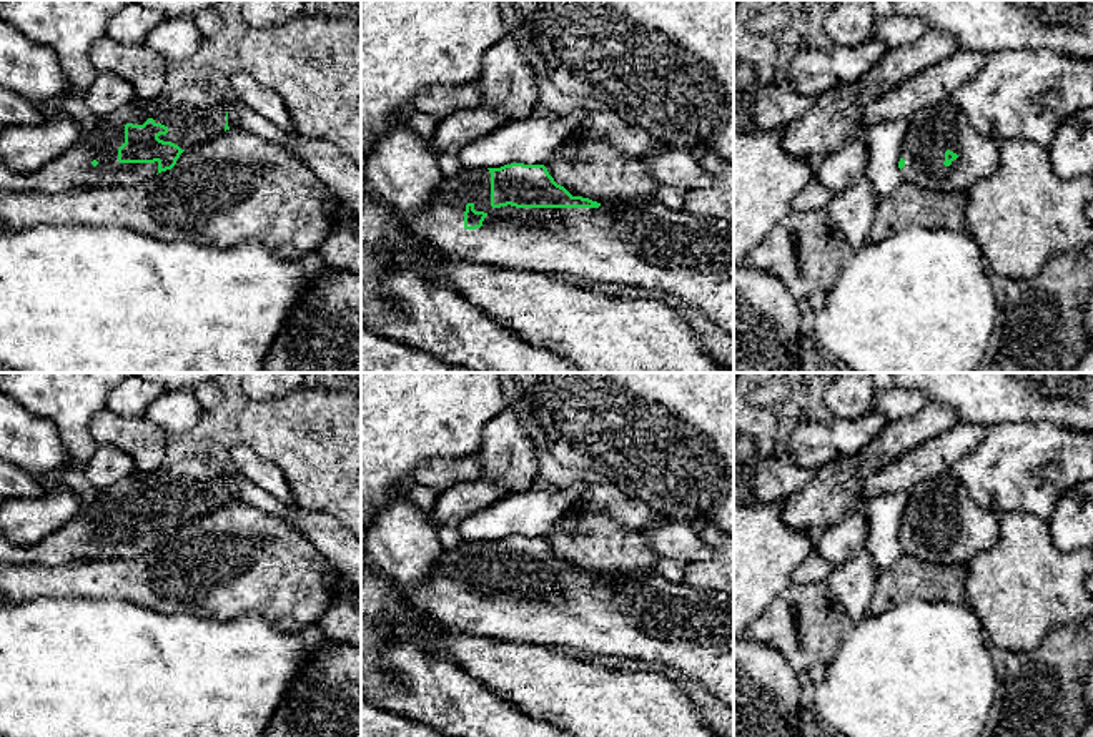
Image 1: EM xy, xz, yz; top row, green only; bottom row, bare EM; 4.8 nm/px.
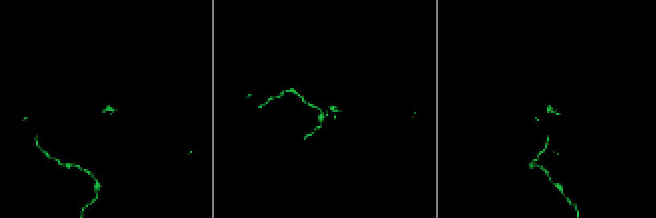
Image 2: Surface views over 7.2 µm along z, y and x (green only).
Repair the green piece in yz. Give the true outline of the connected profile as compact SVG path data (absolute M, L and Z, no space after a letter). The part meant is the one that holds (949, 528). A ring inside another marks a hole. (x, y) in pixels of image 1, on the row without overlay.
M950 472L915 484L898 534L903 554L938 566L967 564L998 541L998 517L982 507Z

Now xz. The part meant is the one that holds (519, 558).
M524 536L487 542L462 541L444 551L428 579L418 586L389 579L364 552L361 552L361 571L384 577L398 599L451 632L547 647L567 645L587 654L654 662L700 682L734 707L734 592L695 589L685 582L670 582L655 572L640 579L601 577L572 569L554 554L544 537Z

